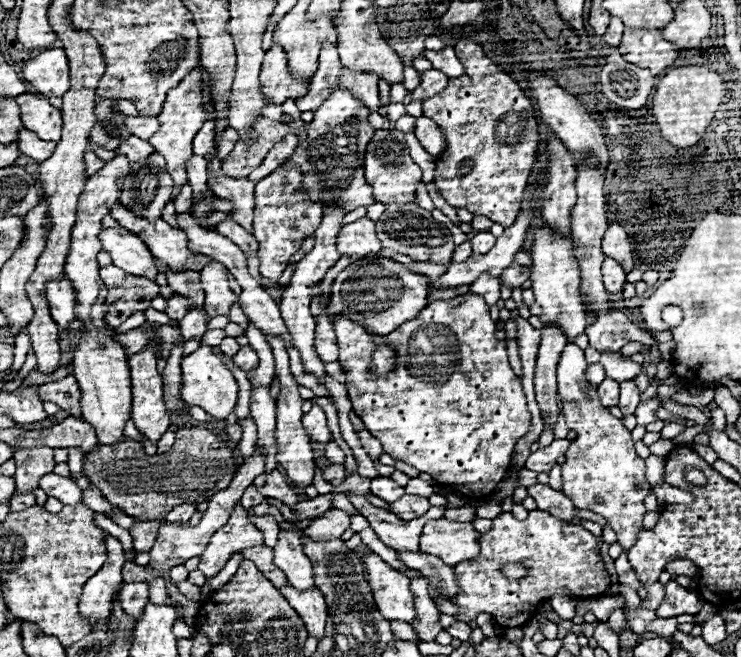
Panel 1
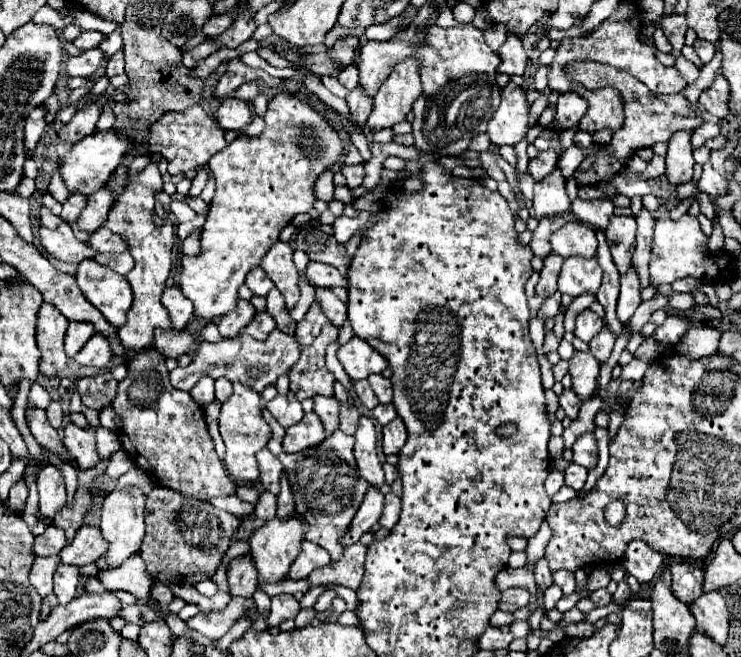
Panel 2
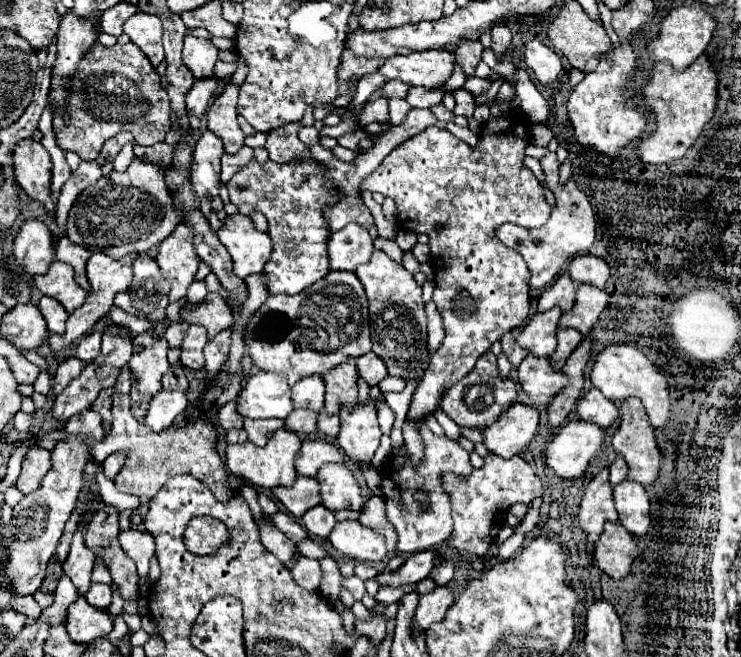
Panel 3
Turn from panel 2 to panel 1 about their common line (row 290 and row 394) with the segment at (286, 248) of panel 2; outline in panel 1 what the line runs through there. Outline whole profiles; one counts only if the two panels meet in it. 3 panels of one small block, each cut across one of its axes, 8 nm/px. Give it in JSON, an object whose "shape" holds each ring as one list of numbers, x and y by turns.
{"shape":[[266,336,266,340,272,344,272,352,274,352,274,360,276,360,276,374,278,374,278,384,280,384,280,396,278,396,278,404,276,404,276,410,278,410,278,416,276,416,276,422,278,422,276,424,276,444,278,444,276,460,284,468,284,472,292,484,296,484,298,488,308,488,314,480,316,462,314,462,314,454,312,454,312,446,310,446,310,436,306,434,306,430,302,426,304,400,300,398,298,384,290,372,288,354,286,354,282,338]]}

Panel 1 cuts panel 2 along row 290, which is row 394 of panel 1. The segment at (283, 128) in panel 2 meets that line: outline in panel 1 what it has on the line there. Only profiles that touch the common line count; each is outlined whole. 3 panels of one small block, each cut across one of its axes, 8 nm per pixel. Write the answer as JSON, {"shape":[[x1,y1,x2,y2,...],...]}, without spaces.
{"shape":[[202,344,196,352,184,356,182,376,184,376,182,400,188,406,200,406,214,418,226,418,230,412,234,412,236,400,238,400,238,384,234,374,228,370,228,366,214,354,212,346]]}

